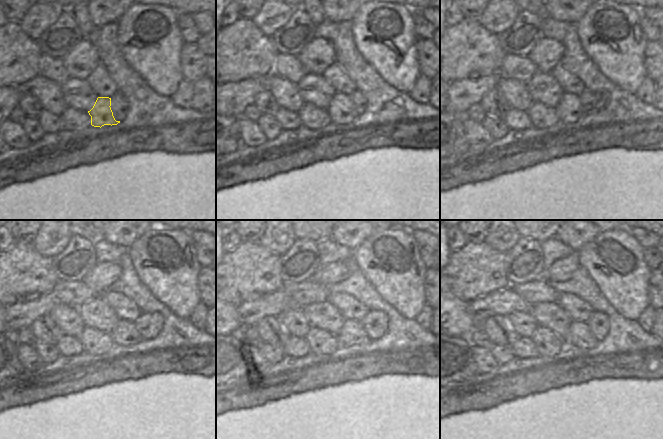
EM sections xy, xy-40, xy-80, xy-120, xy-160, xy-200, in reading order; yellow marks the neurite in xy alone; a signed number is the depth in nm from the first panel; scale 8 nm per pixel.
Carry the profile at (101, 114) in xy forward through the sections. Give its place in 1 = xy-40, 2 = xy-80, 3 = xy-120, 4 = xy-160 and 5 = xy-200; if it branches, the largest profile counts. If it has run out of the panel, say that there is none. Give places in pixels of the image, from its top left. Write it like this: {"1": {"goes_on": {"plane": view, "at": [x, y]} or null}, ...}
{"1": {"goes_on": {"plane": "xy-40", "at": [342, 109]}}, "2": {"goes_on": {"plane": "xy-80", "at": [569, 110]}}, "3": {"goes_on": {"plane": "xy-120", "at": [125, 332]}}, "4": {"goes_on": {"plane": "xy-160", "at": [352, 332]}}, "5": {"goes_on": {"plane": "xy-200", "at": [579, 335]}}}

